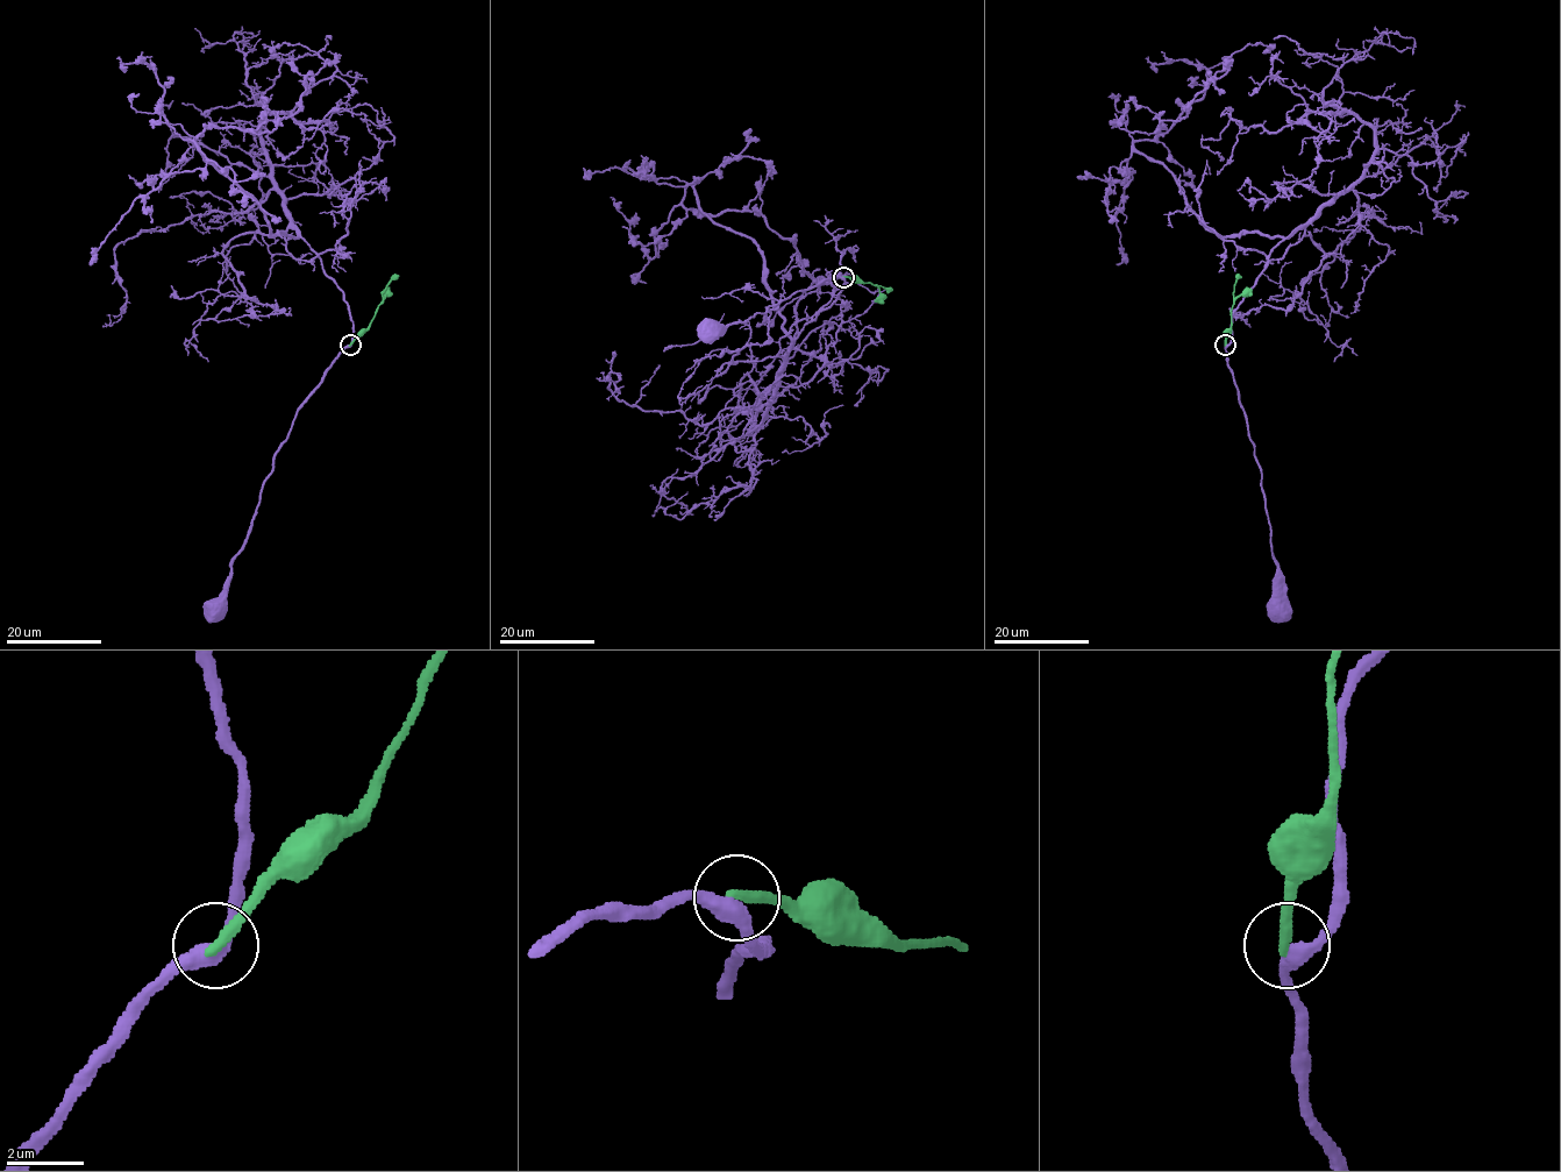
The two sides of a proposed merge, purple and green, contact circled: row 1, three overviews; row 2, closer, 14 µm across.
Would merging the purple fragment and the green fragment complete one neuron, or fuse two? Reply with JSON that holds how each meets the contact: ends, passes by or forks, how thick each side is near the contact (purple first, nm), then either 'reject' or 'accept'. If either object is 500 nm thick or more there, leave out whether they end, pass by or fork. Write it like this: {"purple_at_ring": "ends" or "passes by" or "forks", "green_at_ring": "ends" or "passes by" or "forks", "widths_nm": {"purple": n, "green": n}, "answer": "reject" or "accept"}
{"purple_at_ring": "passes by", "green_at_ring": "ends", "widths_nm": {"purple": 420, "green": 320}, "answer": "reject"}

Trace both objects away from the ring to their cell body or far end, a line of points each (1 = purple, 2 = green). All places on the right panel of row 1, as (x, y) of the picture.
1: (1225, 345), (1261, 474), (1271, 555), (1277, 566), (1277, 591), (1273, 602), (1276, 606)
2: (1225, 345), (1226, 332), (1231, 327), (1233, 284), (1238, 275)

